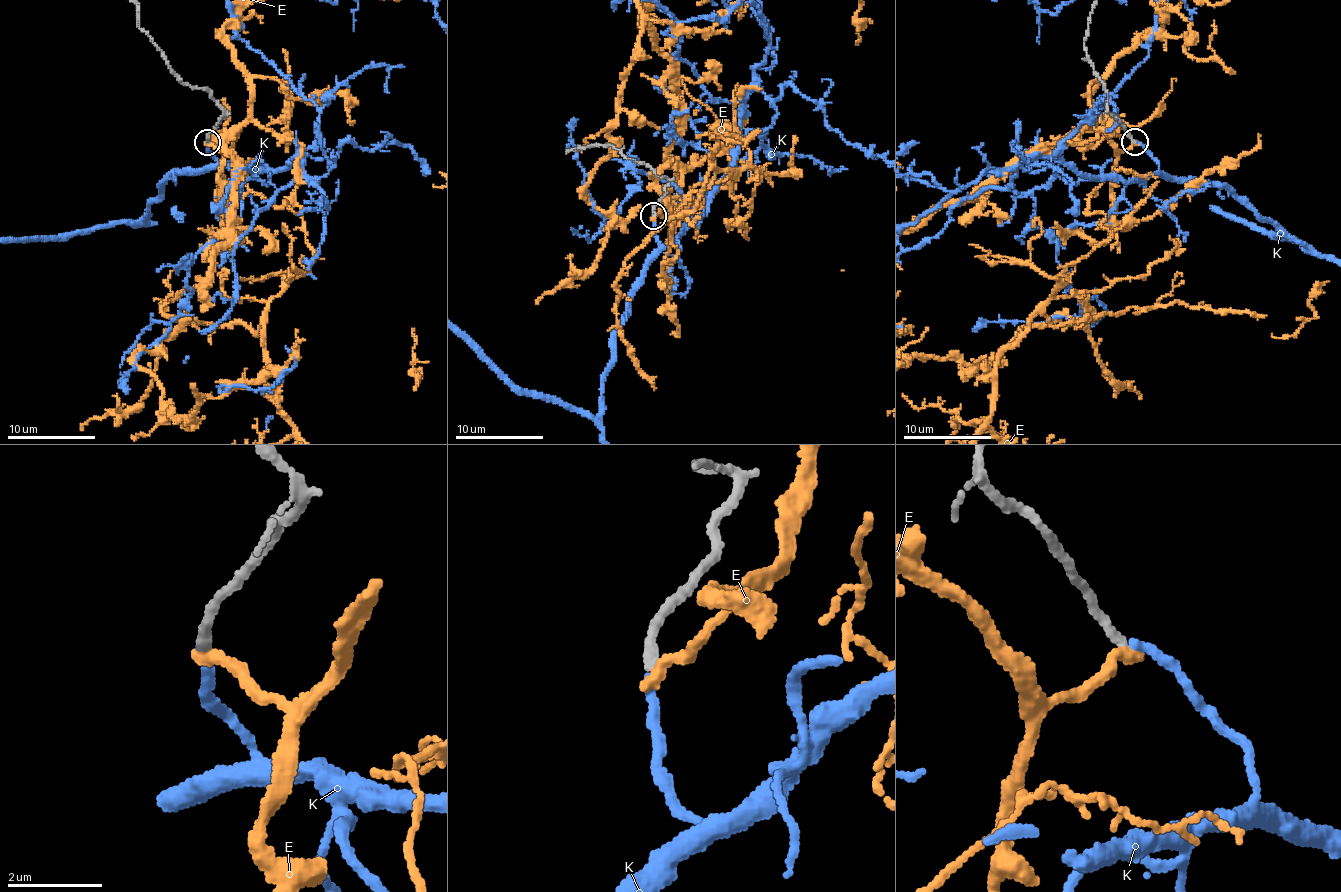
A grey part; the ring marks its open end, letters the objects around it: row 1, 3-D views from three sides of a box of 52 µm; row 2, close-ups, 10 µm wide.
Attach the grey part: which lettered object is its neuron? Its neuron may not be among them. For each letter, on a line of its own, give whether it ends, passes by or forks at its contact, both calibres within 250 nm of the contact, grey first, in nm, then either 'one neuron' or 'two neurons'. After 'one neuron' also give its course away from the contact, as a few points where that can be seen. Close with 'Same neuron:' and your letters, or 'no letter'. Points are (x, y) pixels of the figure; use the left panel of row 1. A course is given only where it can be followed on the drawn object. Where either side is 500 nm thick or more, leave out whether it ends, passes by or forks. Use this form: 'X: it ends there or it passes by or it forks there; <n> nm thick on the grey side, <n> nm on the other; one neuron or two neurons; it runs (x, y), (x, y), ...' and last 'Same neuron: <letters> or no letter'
E: it ends there; 200 nm thick on the grey side, 280 nm on the other; two neurons
K: it ends there; 200 nm thick on the grey side, 220 nm on the other; one neuron
Same neuron: K

